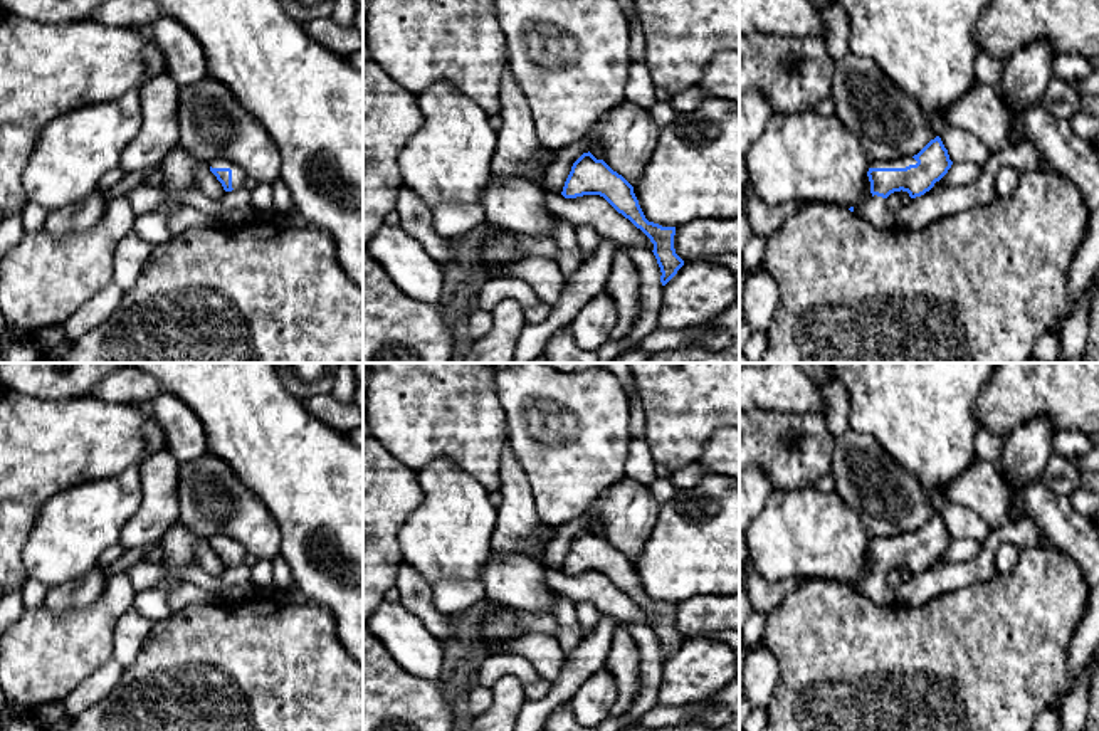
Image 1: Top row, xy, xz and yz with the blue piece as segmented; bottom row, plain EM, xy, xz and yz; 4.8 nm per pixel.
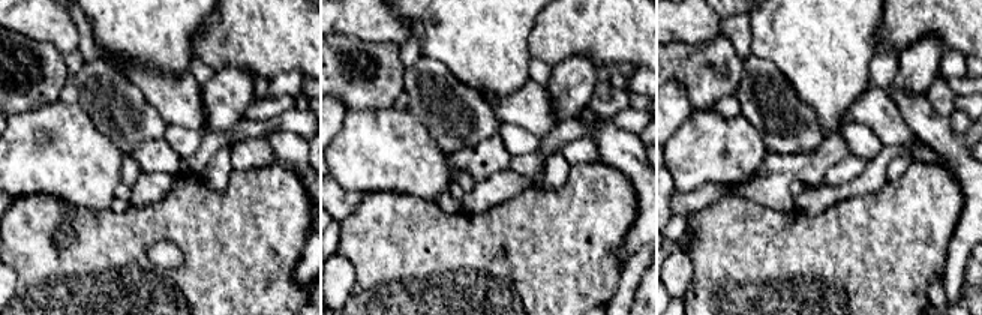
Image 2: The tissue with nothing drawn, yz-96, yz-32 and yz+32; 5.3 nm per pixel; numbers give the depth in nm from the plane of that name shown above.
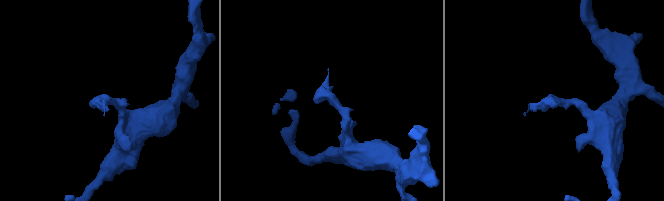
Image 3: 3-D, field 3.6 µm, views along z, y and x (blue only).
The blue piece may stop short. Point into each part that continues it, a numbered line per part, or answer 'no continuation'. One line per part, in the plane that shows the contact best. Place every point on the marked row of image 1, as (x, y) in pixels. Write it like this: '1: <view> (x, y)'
1: yz (901, 162)

